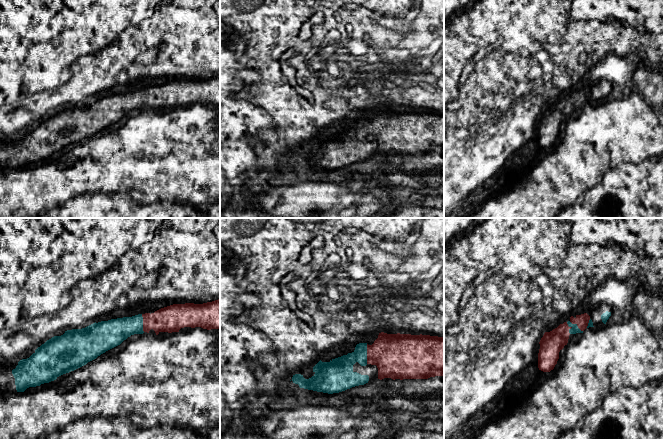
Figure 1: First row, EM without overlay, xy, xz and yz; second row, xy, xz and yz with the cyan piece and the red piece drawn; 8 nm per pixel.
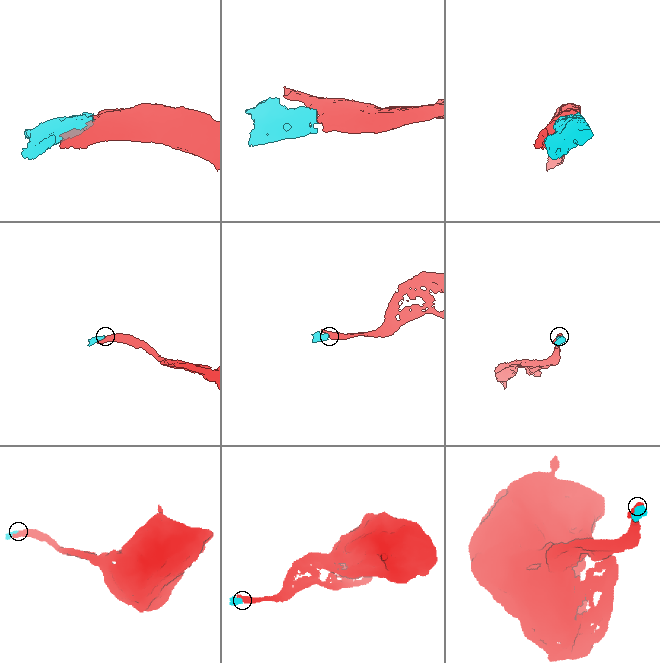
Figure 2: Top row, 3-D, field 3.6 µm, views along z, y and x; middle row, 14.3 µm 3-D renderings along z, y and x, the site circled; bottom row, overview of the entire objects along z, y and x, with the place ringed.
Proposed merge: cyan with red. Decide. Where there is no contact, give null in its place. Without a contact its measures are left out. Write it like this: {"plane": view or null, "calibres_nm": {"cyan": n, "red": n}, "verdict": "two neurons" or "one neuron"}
{"plane": "xz", "calibres_nm": {"cyan": 200, "red": 360}, "verdict": "one neuron"}

